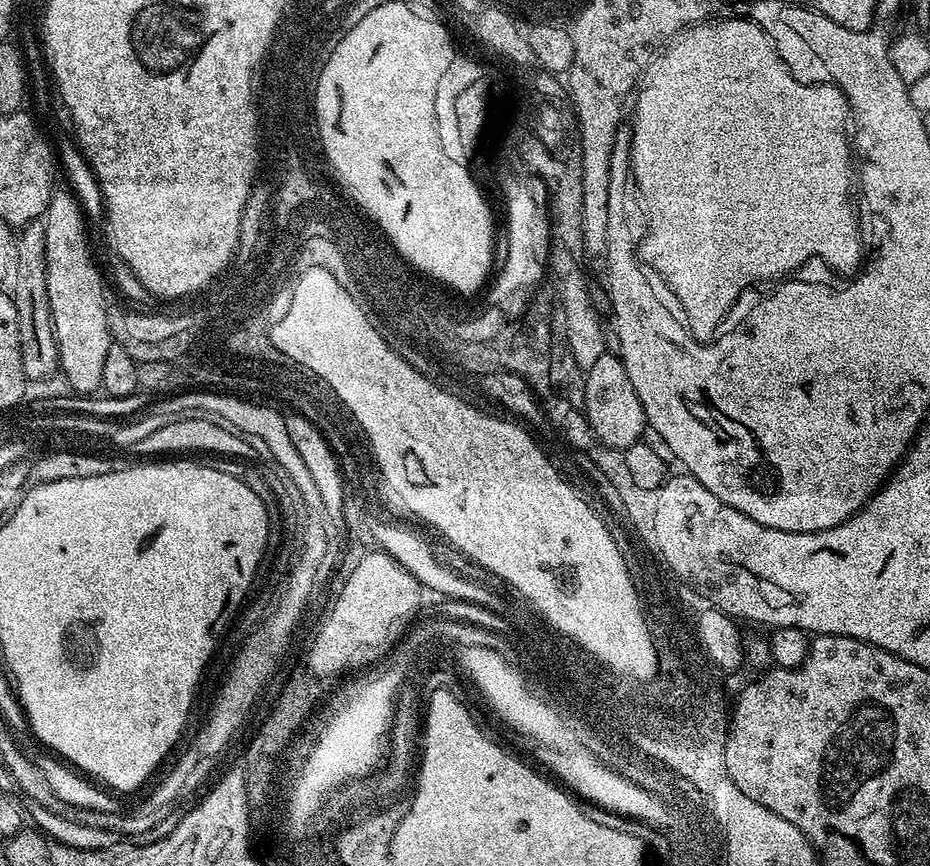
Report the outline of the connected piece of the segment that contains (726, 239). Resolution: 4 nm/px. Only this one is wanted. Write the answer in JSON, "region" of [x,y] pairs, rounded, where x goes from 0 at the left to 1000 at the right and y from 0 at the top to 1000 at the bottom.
{"region":[[[762,21],[735,33],[713,59],[702,64],[682,111],[684,135],[677,139],[680,207],[683,221],[692,230],[692,240],[697,244],[697,270],[694,277],[687,278],[686,296],[691,308],[702,315],[705,313],[714,322],[715,330],[727,341],[733,365],[735,359],[734,368],[740,382],[747,393],[754,395],[765,394],[771,387],[770,378],[777,372],[778,364],[790,353],[791,345],[808,328],[822,330],[833,326],[875,299],[888,301],[900,316],[916,316],[926,308],[927,291],[925,259],[920,255],[920,242],[914,229],[915,222],[918,222],[918,180],[914,174],[914,126],[908,107],[894,95],[865,97],[854,90],[826,40],[809,22],[769,22]]]}

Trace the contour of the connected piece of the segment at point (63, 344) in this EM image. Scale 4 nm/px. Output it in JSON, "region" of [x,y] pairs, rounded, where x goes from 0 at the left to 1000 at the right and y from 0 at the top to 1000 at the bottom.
{"region":[[[68,221],[57,225],[45,251],[49,261],[49,339],[62,400],[63,428],[78,454],[103,455],[109,452],[110,423],[114,423],[114,409],[123,395],[116,379],[118,350],[112,343],[112,323],[95,283],[91,245],[76,221]]]}

